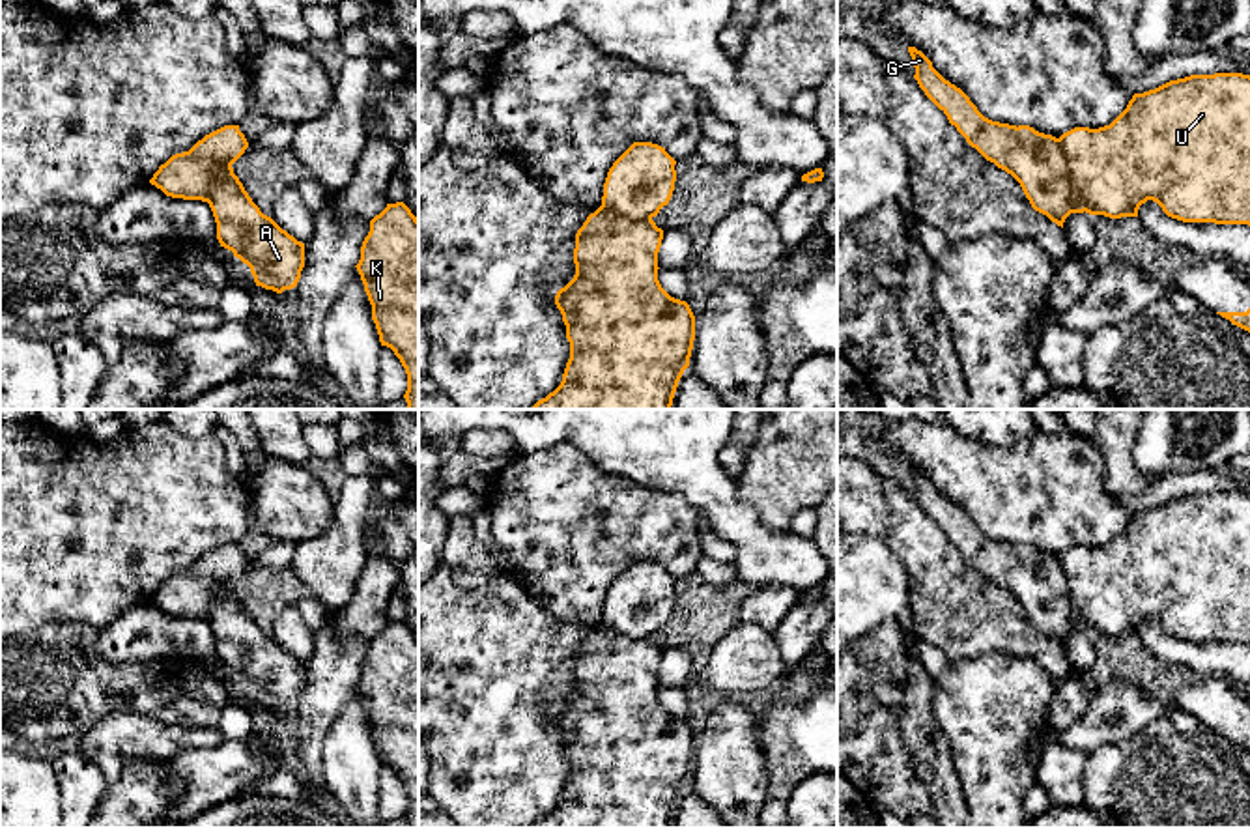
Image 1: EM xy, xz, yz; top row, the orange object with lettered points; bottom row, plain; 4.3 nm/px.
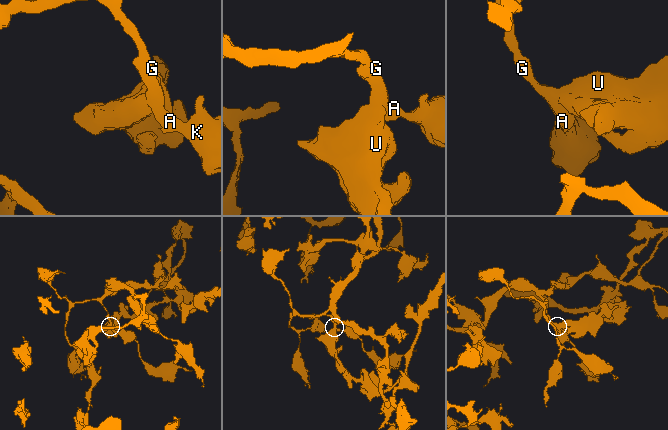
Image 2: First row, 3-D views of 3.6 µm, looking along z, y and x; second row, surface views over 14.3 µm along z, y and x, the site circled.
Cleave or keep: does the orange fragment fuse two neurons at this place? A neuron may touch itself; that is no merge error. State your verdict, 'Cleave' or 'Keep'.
Cleave

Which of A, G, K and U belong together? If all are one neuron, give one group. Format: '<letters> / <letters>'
A G K / U

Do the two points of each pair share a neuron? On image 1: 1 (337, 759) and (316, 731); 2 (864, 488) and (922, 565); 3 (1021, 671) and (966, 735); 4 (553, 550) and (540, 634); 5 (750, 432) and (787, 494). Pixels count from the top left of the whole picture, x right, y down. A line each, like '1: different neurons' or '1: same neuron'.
1: different neurons
2: same neuron
3: same neuron
4: different neurons
5: different neurons

